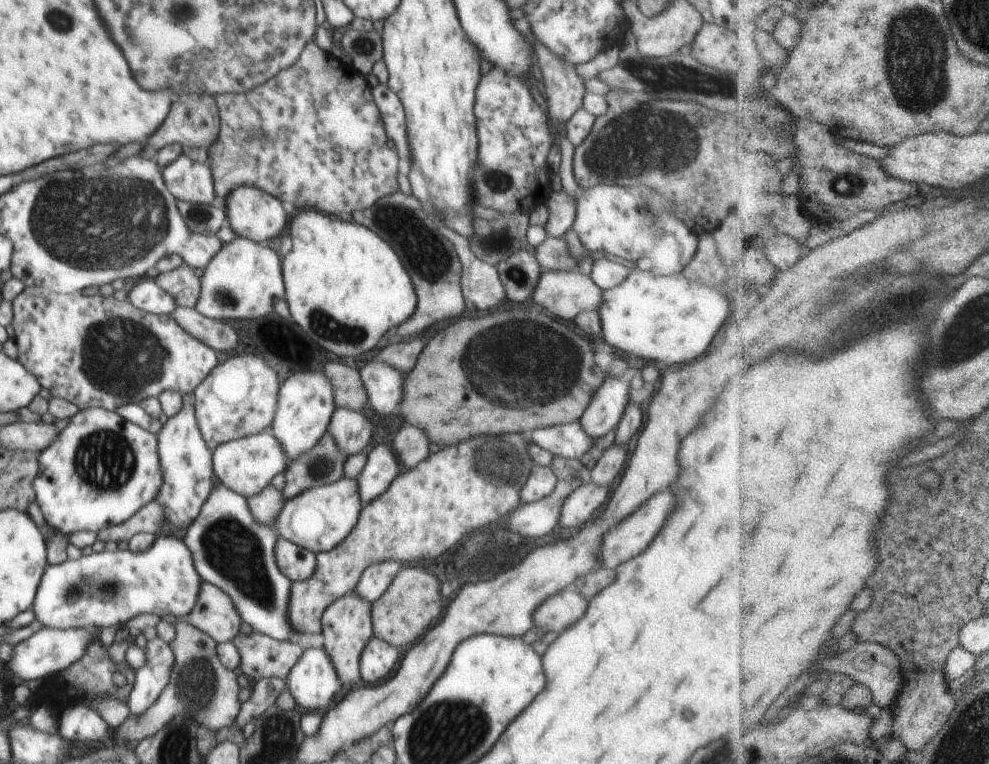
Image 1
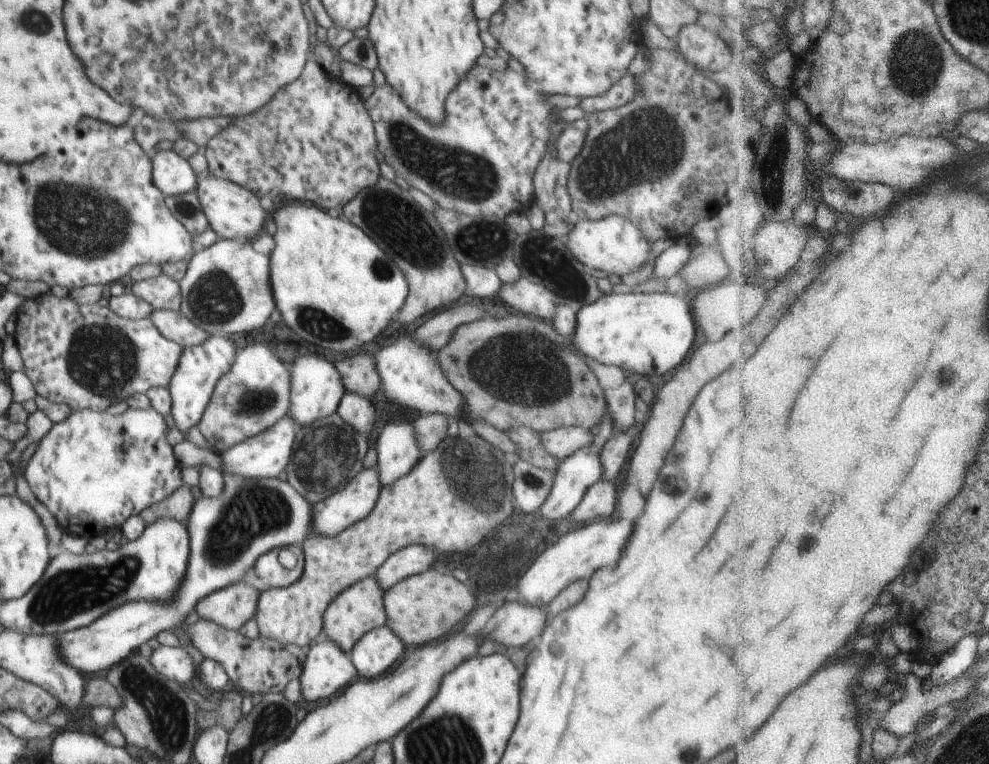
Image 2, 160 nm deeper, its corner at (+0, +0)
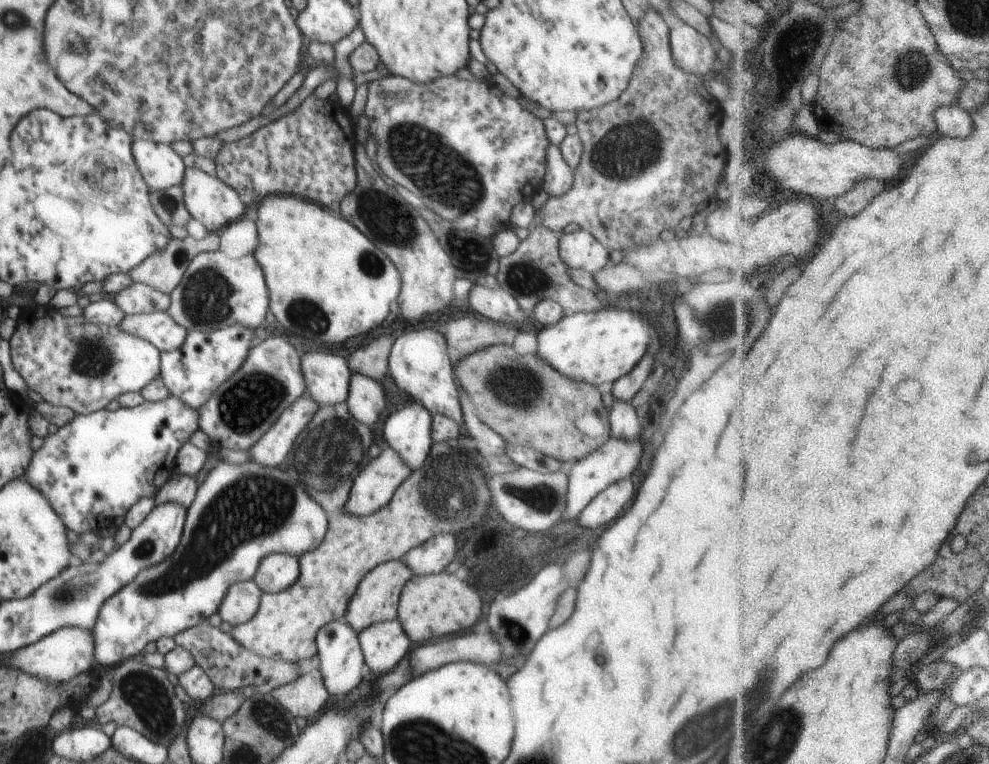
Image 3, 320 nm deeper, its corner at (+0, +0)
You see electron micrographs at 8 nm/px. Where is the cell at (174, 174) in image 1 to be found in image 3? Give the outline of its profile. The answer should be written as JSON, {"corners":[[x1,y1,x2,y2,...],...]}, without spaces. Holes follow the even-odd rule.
{"corners":[[135,140,131,151,140,174,153,193,180,186,186,166,170,145]]}

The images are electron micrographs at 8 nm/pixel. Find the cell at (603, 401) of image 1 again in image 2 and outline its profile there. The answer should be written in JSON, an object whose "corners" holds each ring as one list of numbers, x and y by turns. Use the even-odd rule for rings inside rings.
{"corners":[[559,428,541,434,541,446,563,461,579,450,595,444,596,429]]}

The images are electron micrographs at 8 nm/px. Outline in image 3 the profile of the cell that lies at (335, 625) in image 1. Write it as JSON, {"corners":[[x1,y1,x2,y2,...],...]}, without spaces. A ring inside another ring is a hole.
{"corners":[[404,558,389,560,375,566,358,583,356,592,350,599,344,620,359,633,367,626,396,619,401,590,413,576,412,569,407,567]]}

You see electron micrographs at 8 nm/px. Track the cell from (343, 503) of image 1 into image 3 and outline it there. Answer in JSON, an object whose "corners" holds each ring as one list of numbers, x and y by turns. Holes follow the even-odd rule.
{"corners":[[390,445,386,446,355,476,343,512,354,516,364,516,380,510,390,502,394,492,411,474,411,468,401,459,399,452]]}

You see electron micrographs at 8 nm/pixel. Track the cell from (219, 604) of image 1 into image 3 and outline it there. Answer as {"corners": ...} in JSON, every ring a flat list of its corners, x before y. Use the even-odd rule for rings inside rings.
{"corners":[[252,580,234,583,219,606,219,615,224,622,236,626,254,618,259,609,263,591]]}

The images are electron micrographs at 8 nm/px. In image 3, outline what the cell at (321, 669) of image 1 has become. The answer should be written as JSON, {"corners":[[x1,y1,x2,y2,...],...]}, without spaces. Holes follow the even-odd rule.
{"corners":[[335,620,323,626,316,635,317,654,320,659,320,672,326,690,330,696,342,696,354,690,362,682,364,657,358,633,346,622]]}

